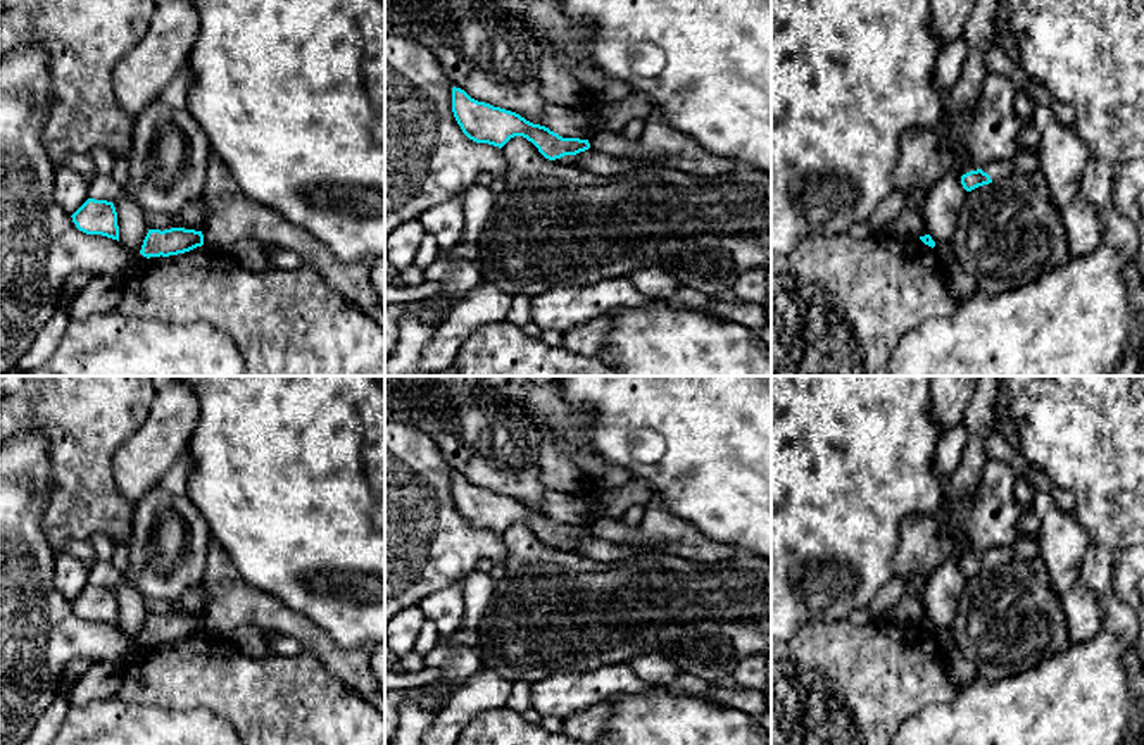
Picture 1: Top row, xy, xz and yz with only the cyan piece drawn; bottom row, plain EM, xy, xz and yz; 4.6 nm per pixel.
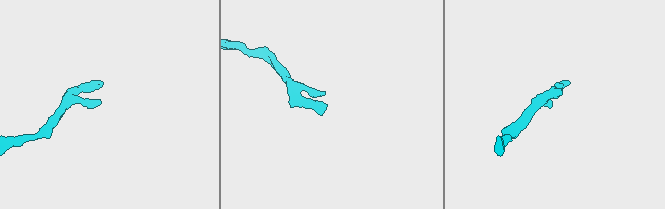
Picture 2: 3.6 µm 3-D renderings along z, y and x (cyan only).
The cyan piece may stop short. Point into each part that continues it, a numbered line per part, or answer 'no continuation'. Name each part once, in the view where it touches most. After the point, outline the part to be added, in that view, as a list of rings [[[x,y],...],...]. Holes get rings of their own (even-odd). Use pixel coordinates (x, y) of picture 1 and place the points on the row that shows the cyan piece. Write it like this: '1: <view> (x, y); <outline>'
1: yz (998, 169); [[[1001,159],[1001,160],[992,160],[985,166],[982,166],[982,167],[965,169],[959,176],[963,176],[970,171],[977,171],[977,169],[982,169],[984,172],[987,172],[992,181],[1008,178],[1015,172],[1013,164],[1009,162],[1009,159]]]

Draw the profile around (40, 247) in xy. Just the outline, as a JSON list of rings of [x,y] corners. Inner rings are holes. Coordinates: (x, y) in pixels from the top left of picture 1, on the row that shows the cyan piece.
[[[29,43],[0,59],[0,376],[17,367],[38,331],[55,314],[60,291],[72,272],[91,271],[124,281],[147,262],[147,257],[117,240],[79,231],[55,200],[55,166],[41,141],[50,95],[50,57],[40,45]]]

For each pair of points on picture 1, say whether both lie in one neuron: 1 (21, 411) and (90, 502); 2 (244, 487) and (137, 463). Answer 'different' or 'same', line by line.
1: same
2: different

